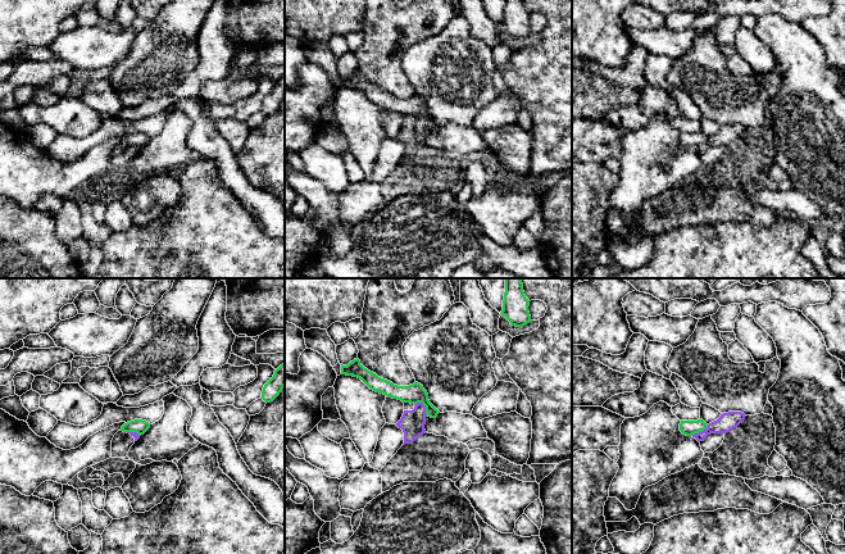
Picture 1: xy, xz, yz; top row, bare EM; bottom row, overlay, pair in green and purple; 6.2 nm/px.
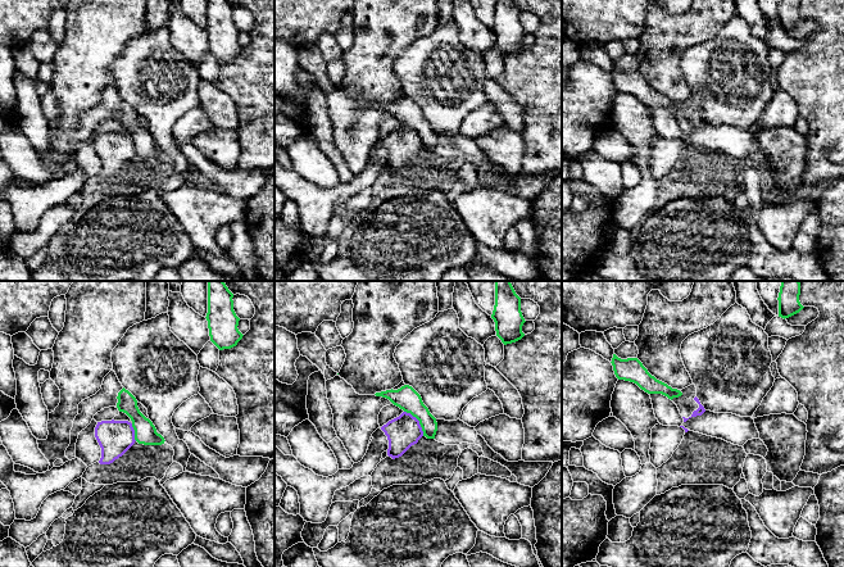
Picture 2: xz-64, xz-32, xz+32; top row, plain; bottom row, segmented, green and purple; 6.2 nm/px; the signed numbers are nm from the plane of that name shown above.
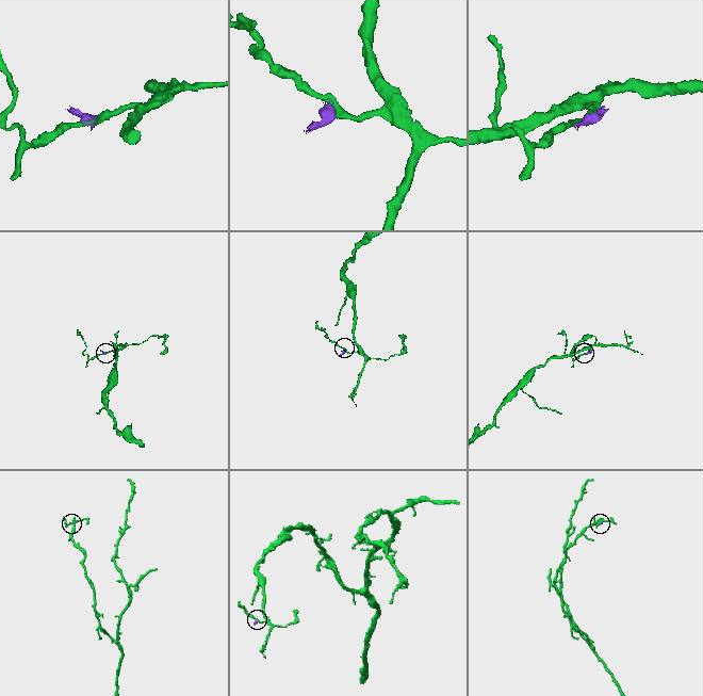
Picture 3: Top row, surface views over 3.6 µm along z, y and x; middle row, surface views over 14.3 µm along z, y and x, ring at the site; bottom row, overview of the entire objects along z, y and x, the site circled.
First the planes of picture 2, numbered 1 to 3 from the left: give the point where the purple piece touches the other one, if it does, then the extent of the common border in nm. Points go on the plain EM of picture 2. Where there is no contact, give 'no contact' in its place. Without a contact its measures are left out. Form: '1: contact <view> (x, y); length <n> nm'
1: contact xz-64 (135, 145); length 120 nm
2: contact xz-32 (418, 132); length 200 nm
3: no contact

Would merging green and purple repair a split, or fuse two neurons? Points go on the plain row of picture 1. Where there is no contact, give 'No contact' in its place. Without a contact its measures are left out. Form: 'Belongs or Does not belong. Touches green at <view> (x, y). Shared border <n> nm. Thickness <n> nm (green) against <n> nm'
Does not belong. Touches green at xz (423, 117). Shared border 120 nm. Thickness 120 nm (green) against 150 nm

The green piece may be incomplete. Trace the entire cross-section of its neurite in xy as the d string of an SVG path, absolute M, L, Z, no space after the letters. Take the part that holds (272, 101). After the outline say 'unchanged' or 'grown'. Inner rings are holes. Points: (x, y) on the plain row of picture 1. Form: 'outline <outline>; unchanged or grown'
outline M285 76L274 83L273 90L264 97L262 104L262 112L265 115L273 114L280 108L283 100L285 100Z; unchanged

